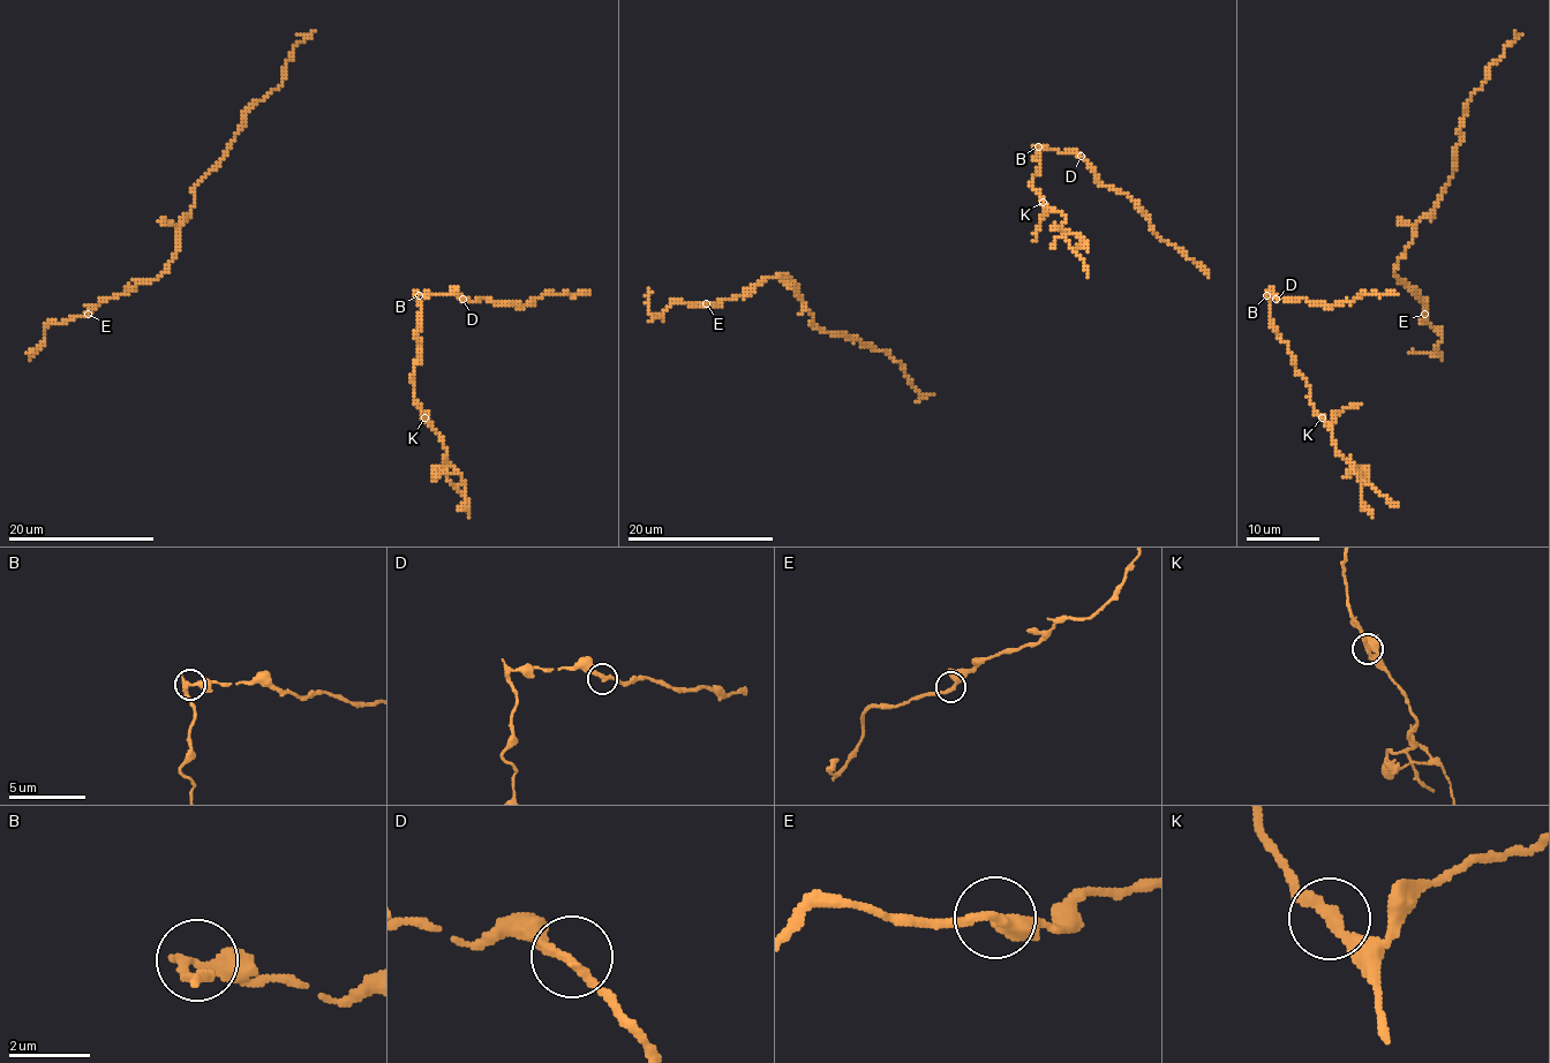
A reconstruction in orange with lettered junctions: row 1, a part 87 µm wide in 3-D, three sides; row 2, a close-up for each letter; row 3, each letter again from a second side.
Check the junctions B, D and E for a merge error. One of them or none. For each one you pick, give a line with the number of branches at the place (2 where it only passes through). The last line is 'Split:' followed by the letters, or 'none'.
B: 3
Split: B

